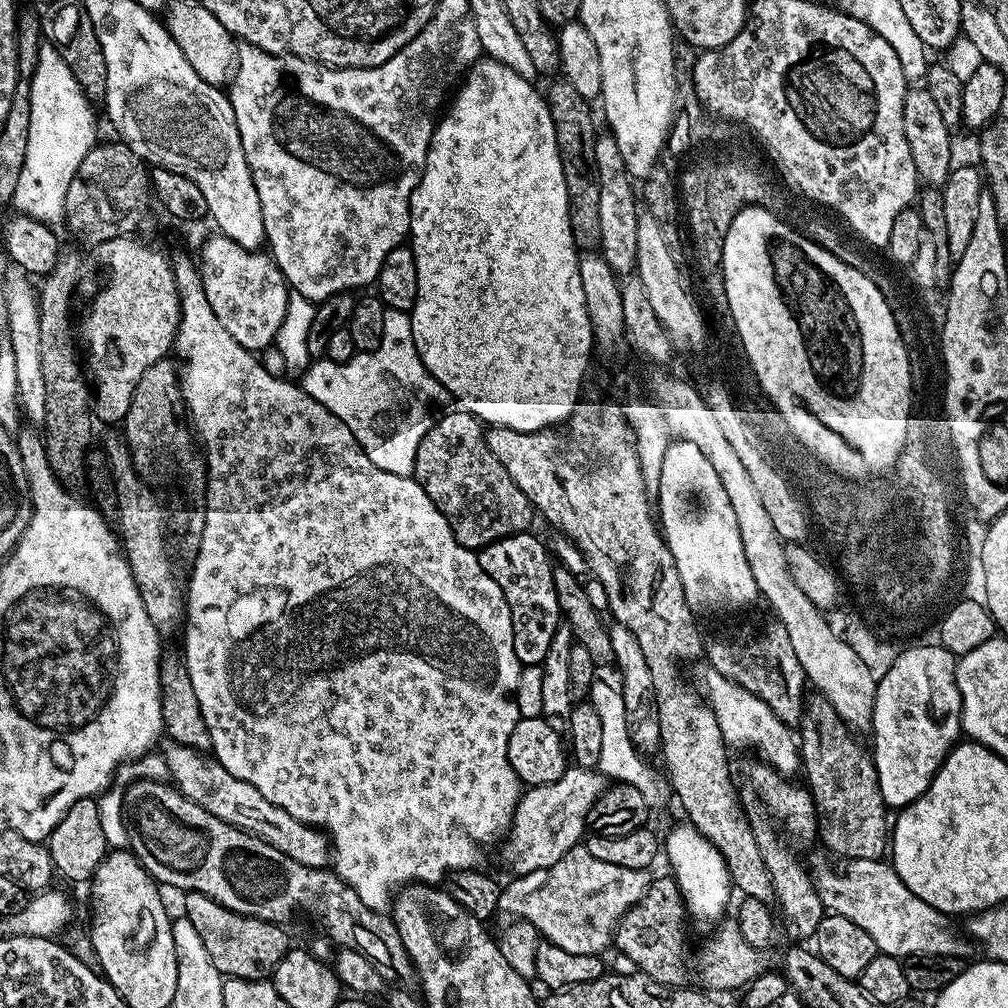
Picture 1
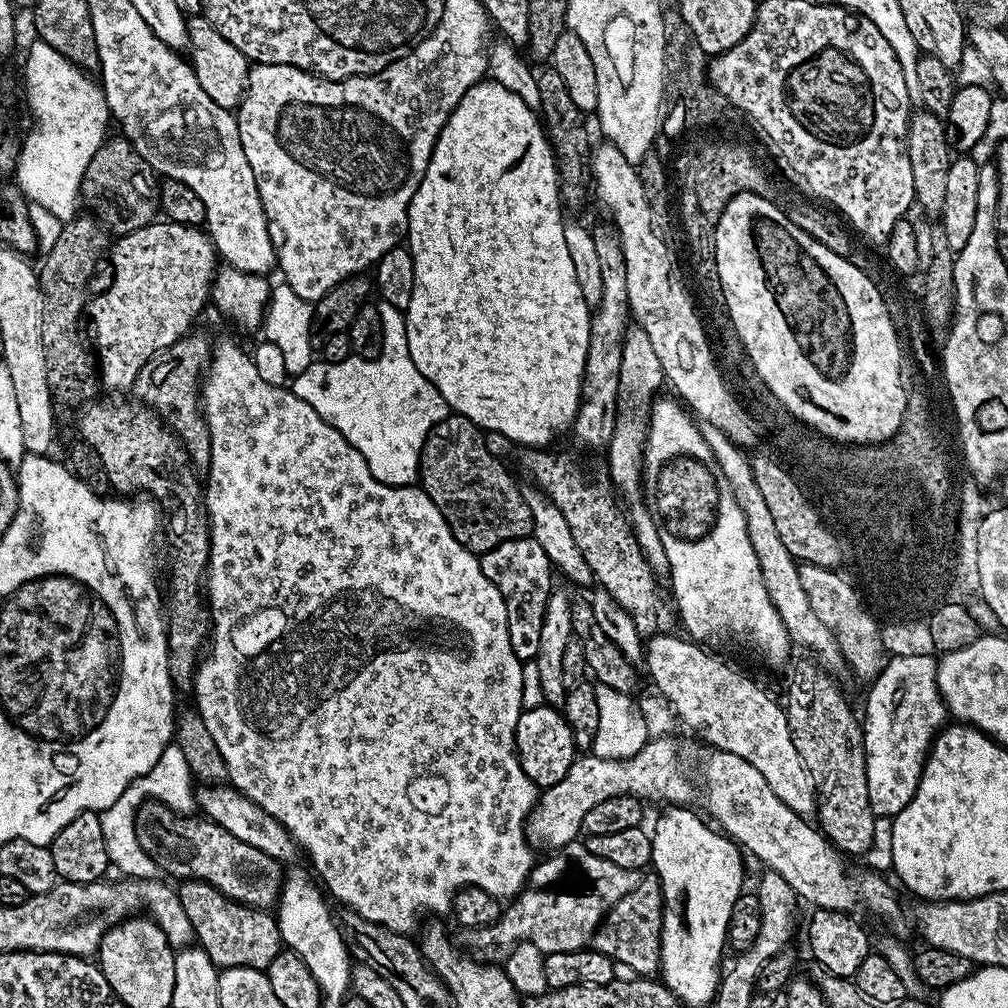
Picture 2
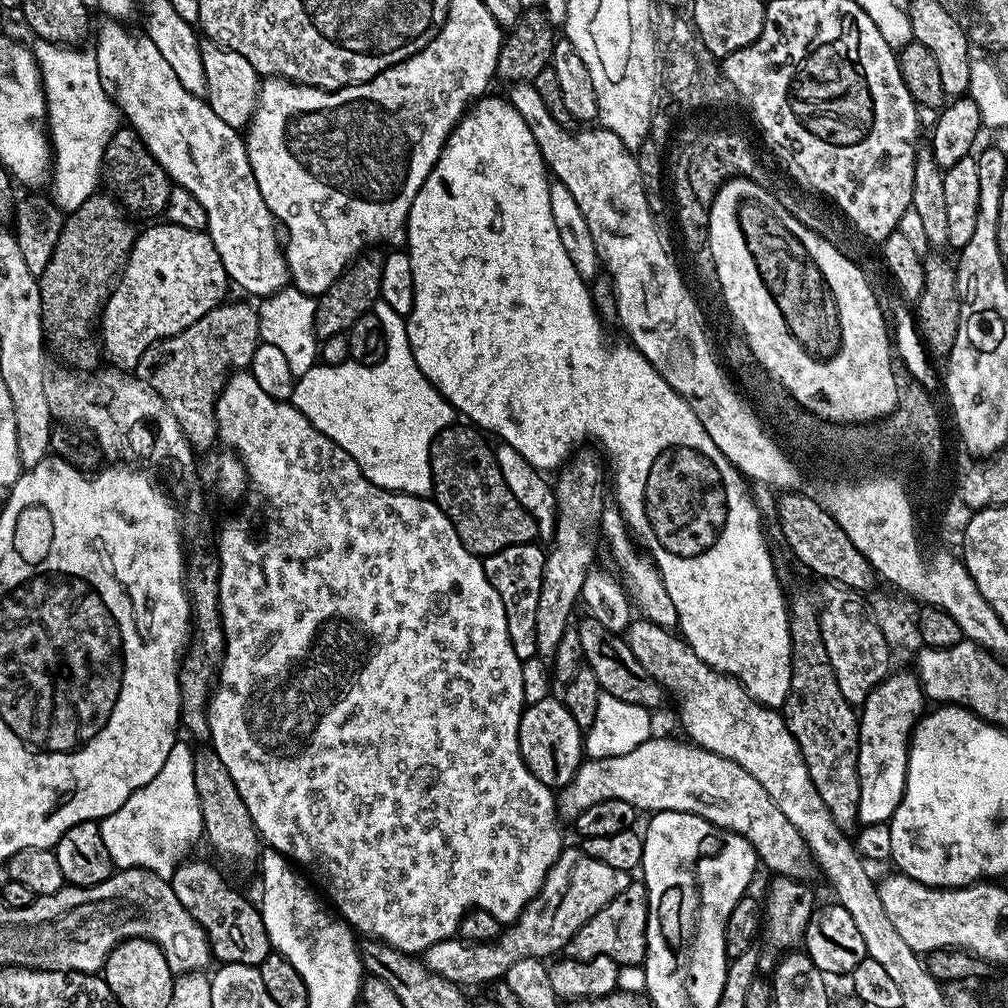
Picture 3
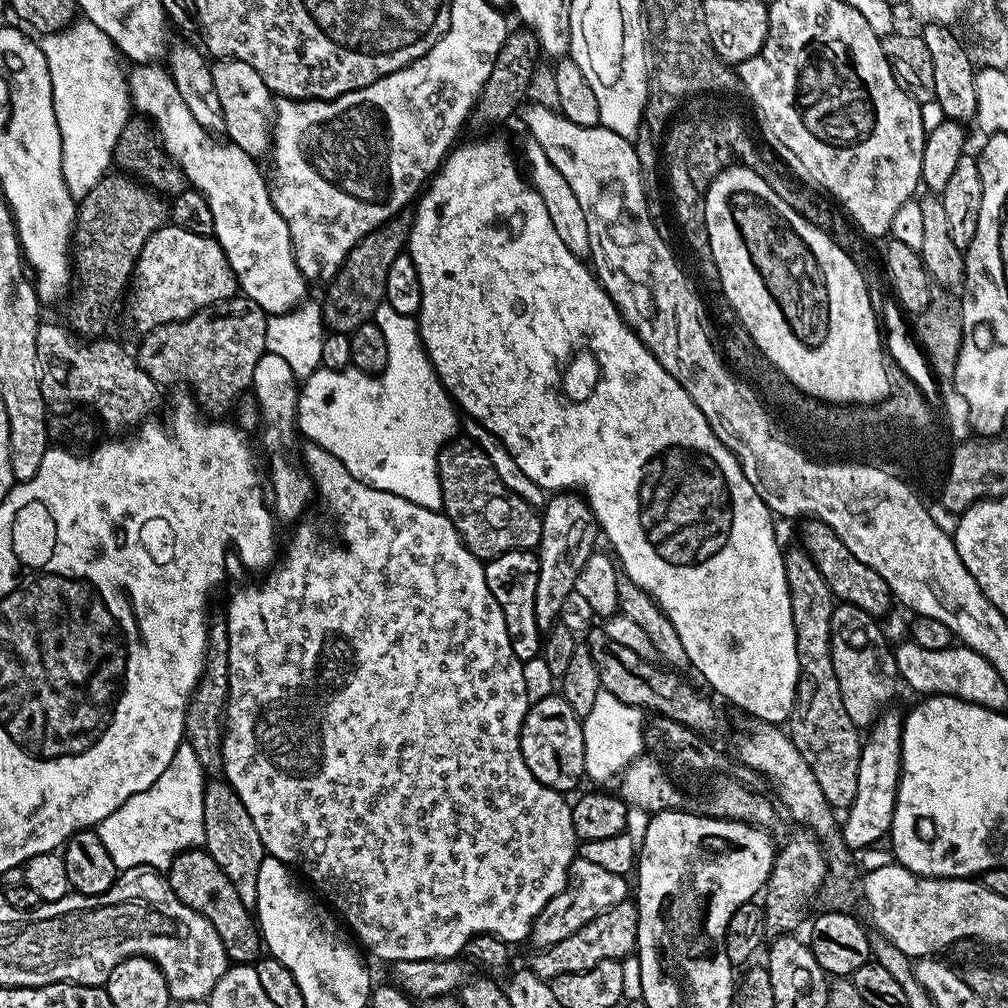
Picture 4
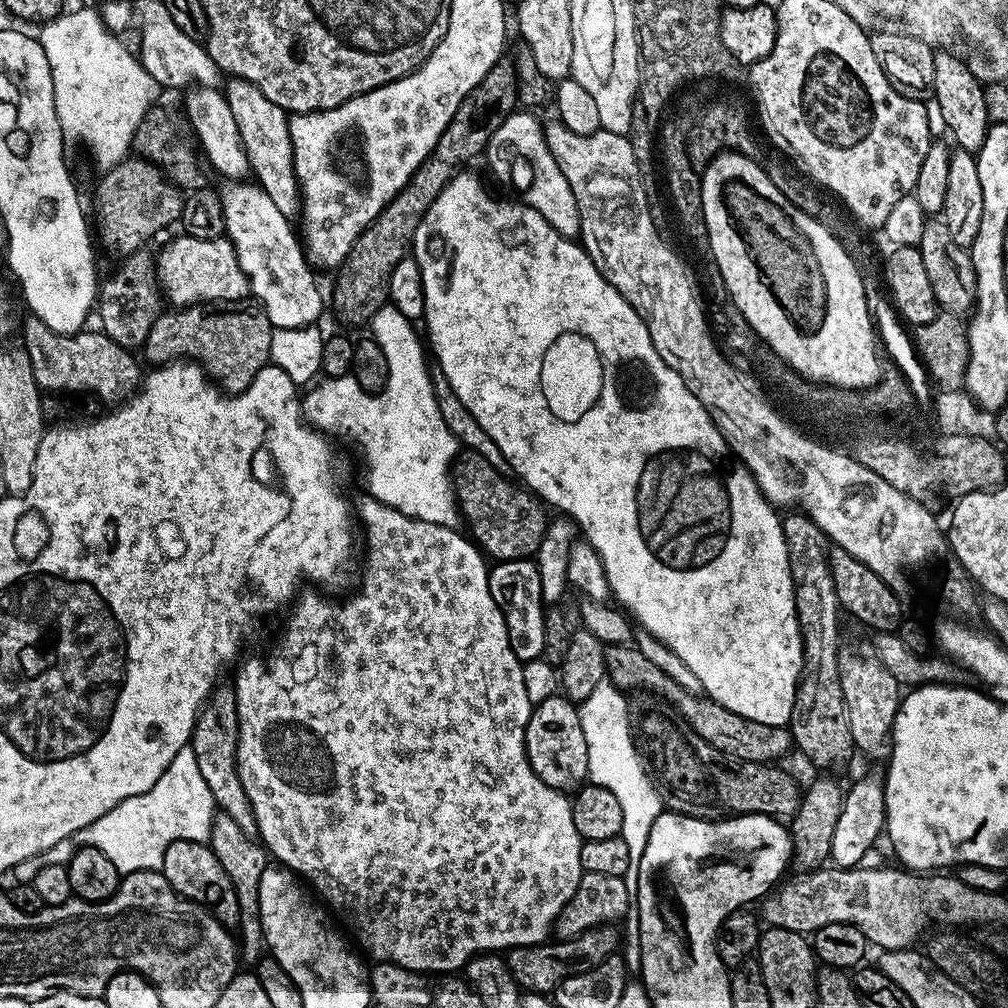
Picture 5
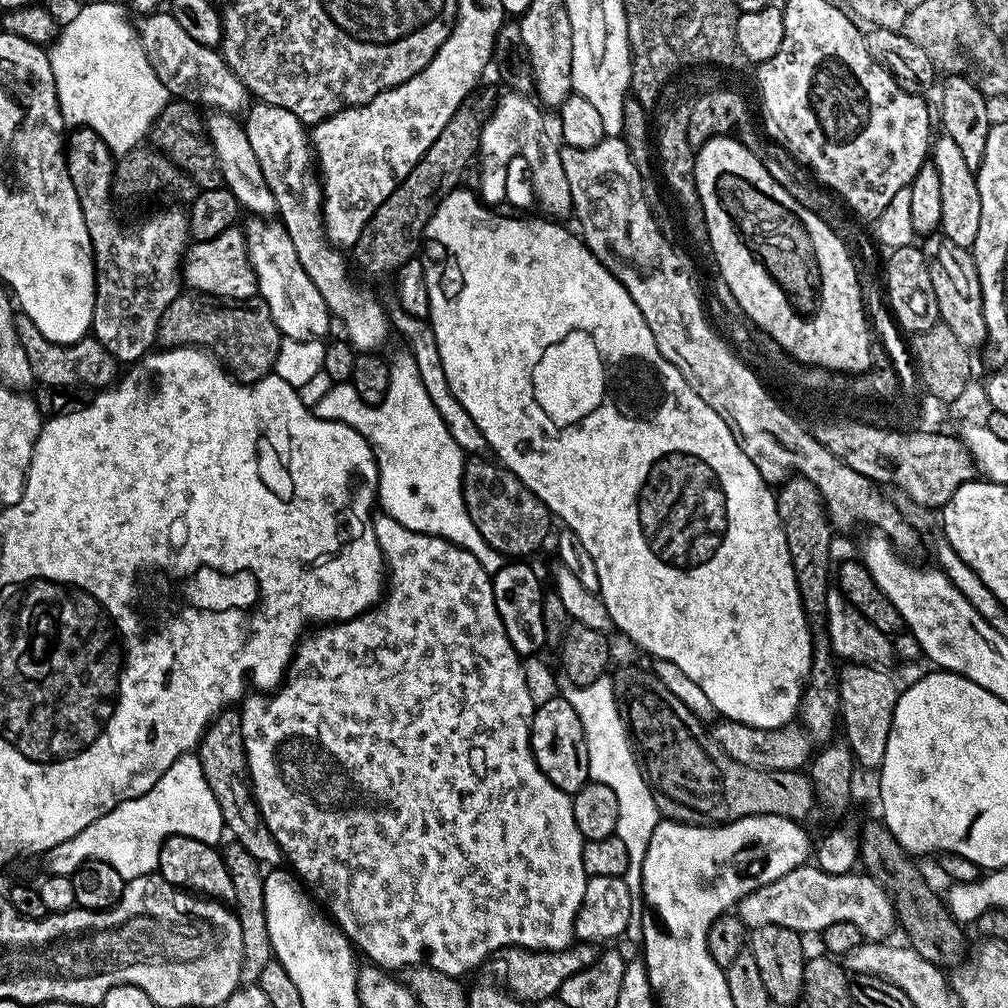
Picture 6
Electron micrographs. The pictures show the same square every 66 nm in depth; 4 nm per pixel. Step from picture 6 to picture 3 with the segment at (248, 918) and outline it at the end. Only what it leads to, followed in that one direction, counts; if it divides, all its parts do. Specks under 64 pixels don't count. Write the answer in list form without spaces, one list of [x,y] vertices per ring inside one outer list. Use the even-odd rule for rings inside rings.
[[[211,746],[197,747],[192,757],[194,758],[194,790],[198,790],[206,840],[212,843],[213,850],[220,856],[255,861],[262,851],[260,833],[257,832],[256,824],[246,810],[246,802],[242,802],[238,794],[238,786],[234,786],[234,778],[230,778],[230,770],[222,766],[222,758],[218,758],[218,754]]]

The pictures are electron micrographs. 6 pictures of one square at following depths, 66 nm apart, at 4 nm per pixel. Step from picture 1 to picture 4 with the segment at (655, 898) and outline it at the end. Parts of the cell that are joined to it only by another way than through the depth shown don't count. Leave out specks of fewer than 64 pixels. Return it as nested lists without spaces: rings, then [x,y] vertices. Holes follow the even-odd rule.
[[[631,899],[623,900],[608,911],[596,915],[594,919],[574,930],[567,938],[546,949],[534,952],[527,967],[543,980],[551,982],[564,973],[581,973],[593,969],[600,961],[623,961],[635,951],[637,942],[637,906]]]

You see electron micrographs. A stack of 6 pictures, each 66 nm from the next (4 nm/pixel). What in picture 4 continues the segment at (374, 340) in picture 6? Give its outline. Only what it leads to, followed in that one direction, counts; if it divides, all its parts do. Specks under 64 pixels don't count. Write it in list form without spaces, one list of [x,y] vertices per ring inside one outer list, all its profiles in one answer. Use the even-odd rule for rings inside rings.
[[[220,58],[215,63],[211,65],[214,90],[218,90],[218,102],[222,102],[223,131],[228,132],[227,139],[253,158],[267,157],[272,139],[274,93],[262,82],[262,74],[258,74],[254,66],[231,58]]]

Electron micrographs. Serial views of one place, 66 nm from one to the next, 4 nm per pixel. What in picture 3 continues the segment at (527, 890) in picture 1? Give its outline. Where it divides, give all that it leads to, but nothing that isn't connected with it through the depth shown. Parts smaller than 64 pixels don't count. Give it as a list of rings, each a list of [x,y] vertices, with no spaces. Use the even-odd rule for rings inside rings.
[[[565,847],[549,870],[540,895],[525,906],[516,923],[507,925],[501,931],[494,946],[472,943],[461,938],[443,940],[422,953],[424,965],[429,972],[461,986],[491,985],[504,977],[506,970],[510,970],[510,966],[514,966],[514,962],[522,958],[555,957],[555,952],[564,950],[575,932],[588,919],[594,917],[594,914],[602,910],[622,890],[626,890],[629,881],[629,873],[614,870],[614,866],[606,866],[606,862],[590,858],[590,854],[586,854],[583,847]]]

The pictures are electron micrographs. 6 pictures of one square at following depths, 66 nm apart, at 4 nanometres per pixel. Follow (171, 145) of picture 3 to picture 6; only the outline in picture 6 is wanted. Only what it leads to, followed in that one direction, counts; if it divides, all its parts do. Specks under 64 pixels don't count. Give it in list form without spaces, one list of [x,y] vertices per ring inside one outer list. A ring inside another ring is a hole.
[[[264,218],[249,219],[248,225],[243,225],[244,240],[248,243],[248,261],[252,263],[252,269],[256,275],[256,291],[267,308],[275,325],[278,326],[281,335],[290,339],[310,340],[323,339],[332,323],[332,315],[322,298],[322,294],[311,282],[309,275],[298,262],[297,251],[294,250],[293,243],[284,227],[279,223],[269,223]]]

